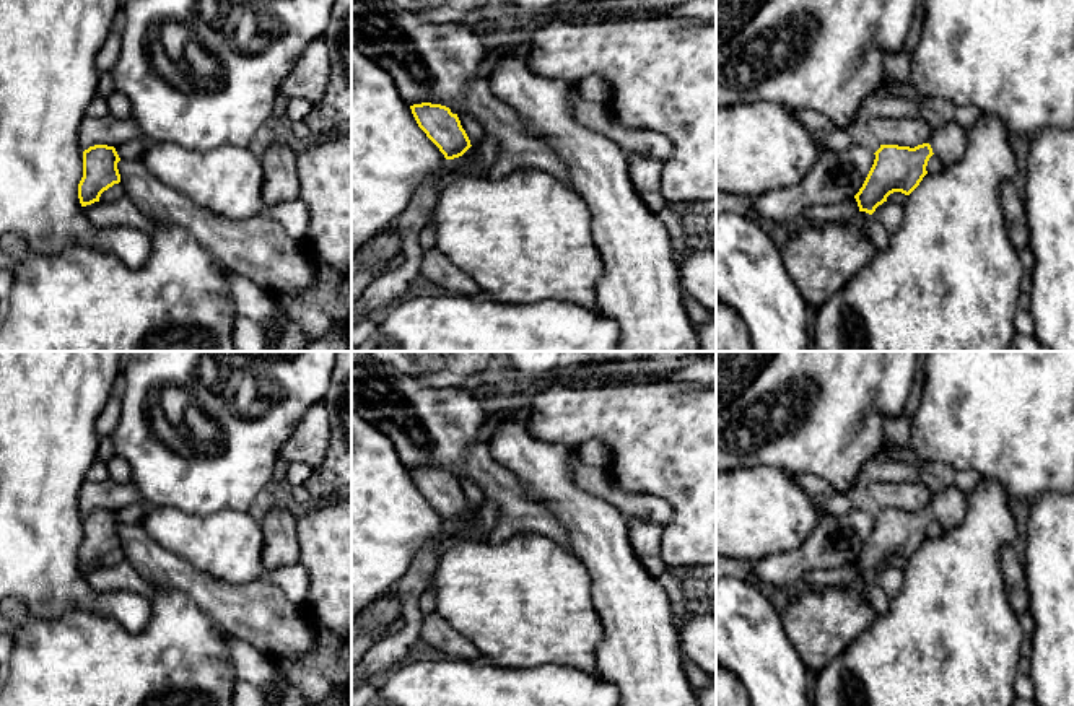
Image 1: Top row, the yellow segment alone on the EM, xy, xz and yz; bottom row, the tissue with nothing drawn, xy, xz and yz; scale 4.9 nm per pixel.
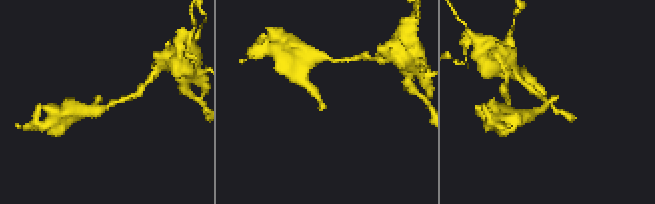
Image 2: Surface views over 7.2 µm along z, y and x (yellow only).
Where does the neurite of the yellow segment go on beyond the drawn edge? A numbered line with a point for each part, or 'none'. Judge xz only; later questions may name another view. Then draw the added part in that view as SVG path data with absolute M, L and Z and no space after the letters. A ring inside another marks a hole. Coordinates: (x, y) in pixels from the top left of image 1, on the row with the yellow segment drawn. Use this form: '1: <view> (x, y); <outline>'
none

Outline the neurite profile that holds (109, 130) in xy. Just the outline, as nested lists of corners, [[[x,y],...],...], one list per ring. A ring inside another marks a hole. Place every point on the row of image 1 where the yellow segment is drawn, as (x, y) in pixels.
[[[85,117],[80,124],[78,142],[85,151],[94,145],[120,146],[135,138],[143,138],[138,124],[132,117]]]

